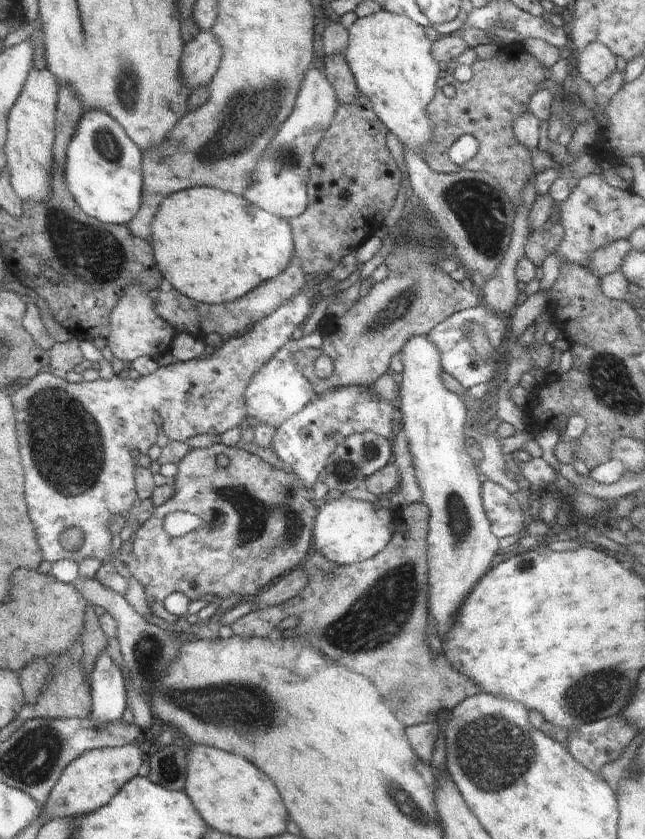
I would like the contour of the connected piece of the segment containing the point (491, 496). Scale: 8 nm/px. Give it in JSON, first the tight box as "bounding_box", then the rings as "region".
{"bounding_box":[481,481,525,539],"region":[[[493,481],[483,484],[481,496],[494,536],[500,539],[524,531],[525,512],[519,507],[516,496]]]}

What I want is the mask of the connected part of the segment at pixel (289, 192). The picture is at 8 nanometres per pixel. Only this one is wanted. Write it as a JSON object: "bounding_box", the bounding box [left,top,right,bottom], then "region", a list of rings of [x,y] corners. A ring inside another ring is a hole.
{"bounding_box":[243,66,338,220],"region":[[[311,66],[305,73],[290,118],[282,124],[282,128],[270,142],[268,152],[265,151],[259,159],[253,176],[256,182],[243,193],[246,201],[256,205],[258,209],[286,220],[304,213],[309,204],[308,170],[314,164],[313,153],[318,142],[324,137],[324,132],[332,123],[338,104],[336,92],[325,76],[325,72]]]}

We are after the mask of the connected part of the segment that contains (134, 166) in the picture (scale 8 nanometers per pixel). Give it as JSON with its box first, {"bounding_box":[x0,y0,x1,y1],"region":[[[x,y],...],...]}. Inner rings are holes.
{"bounding_box":[64,111,142,225],"region":[[[86,111],[67,149],[64,176],[82,212],[104,225],[128,225],[142,203],[142,150],[108,113]]]}

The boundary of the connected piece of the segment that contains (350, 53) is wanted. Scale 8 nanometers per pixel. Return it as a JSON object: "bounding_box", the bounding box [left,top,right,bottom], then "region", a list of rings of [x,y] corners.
{"bounding_box":[345,10,440,156],"region":[[[382,10],[371,16],[358,17],[352,27],[347,29],[347,36],[345,60],[359,92],[370,100],[376,117],[389,132],[398,137],[404,149],[422,156],[420,152],[433,140],[434,122],[427,111],[436,95],[440,74],[439,64],[432,55],[433,42],[426,36],[424,27],[415,24],[406,16]]]}

